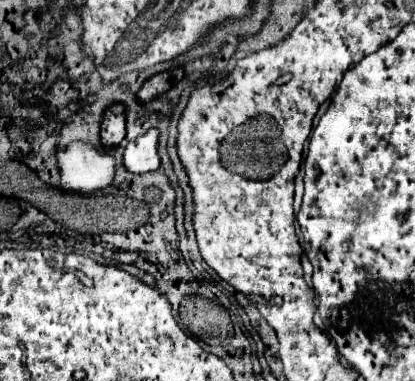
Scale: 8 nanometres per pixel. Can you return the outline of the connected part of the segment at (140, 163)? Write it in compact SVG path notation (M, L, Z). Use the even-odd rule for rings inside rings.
M152 128L146 134L142 134L136 140L126 144L124 166L130 172L144 174L144 172L150 172L150 170L158 170L158 166L160 166L158 136L160 136L160 132L156 128Z

